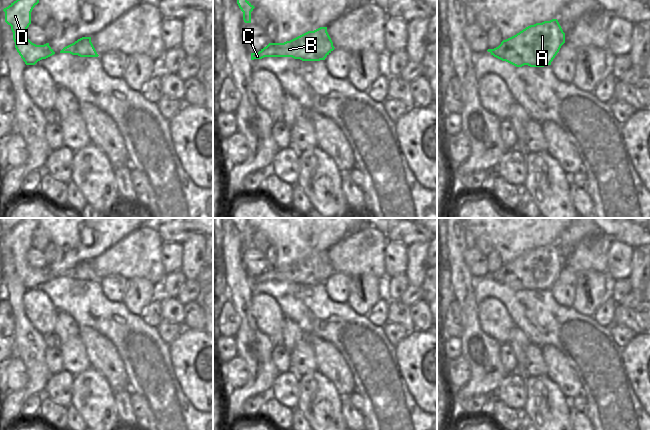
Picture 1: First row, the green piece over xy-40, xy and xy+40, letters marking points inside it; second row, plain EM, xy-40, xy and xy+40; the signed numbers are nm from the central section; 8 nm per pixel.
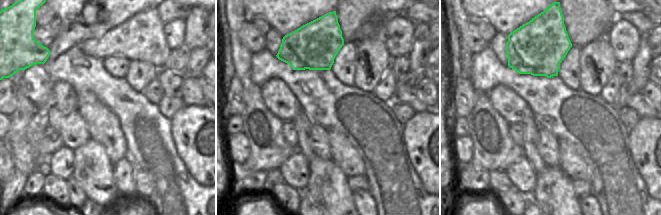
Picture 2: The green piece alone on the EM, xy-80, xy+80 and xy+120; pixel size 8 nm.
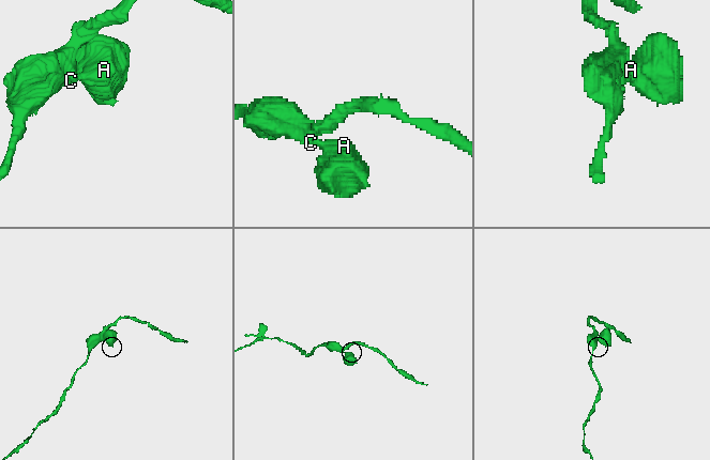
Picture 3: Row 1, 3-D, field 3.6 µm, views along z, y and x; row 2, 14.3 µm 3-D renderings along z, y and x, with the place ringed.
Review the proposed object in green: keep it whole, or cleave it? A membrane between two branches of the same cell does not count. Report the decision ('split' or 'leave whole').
leave whole

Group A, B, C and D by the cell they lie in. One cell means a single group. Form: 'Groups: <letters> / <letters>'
Groups: A B C D.

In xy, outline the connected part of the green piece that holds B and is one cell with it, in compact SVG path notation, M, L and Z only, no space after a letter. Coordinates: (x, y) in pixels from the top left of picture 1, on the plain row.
M320 251L284 267L269 267L258 277L251 277L251 284L292 281L302 285L320 285L325 284L334 273L327 251Z

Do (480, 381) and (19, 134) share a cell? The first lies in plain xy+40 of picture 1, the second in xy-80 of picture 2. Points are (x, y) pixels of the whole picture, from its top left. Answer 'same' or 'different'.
different

